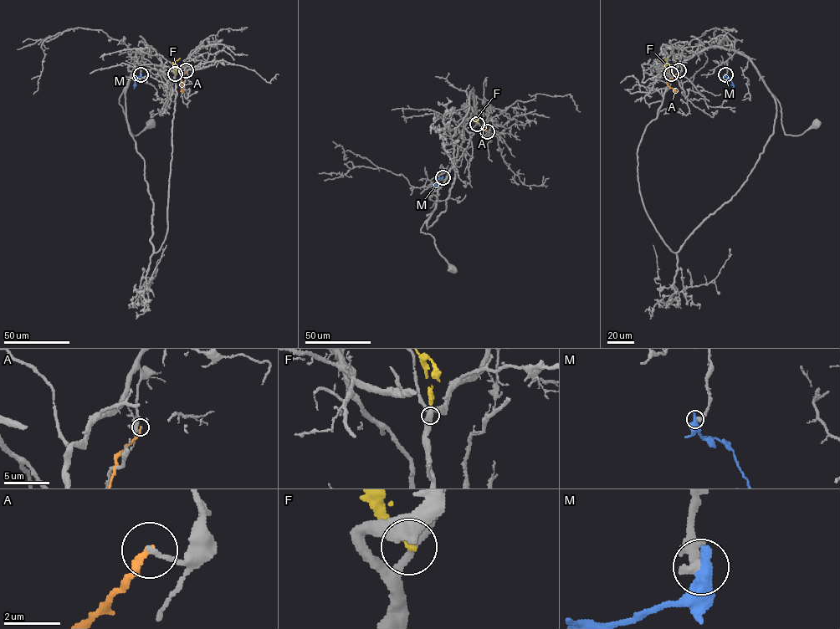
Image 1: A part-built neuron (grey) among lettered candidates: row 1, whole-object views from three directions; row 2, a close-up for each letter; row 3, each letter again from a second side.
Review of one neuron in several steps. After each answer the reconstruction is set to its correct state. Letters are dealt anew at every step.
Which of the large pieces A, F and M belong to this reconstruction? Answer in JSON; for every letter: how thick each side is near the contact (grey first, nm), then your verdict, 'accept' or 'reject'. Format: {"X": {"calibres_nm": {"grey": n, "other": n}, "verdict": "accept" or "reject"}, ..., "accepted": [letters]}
{"A": {"calibres_nm": {"grey": 160, "other": 190}, "verdict": "reject"}, "F": {"calibres_nm": {"grey": 280, "other": 260}, "verdict": "reject"}, "M": {"calibres_nm": {"grey": 420, "other": 550}, "verdict": "reject"}, "accepted": []}

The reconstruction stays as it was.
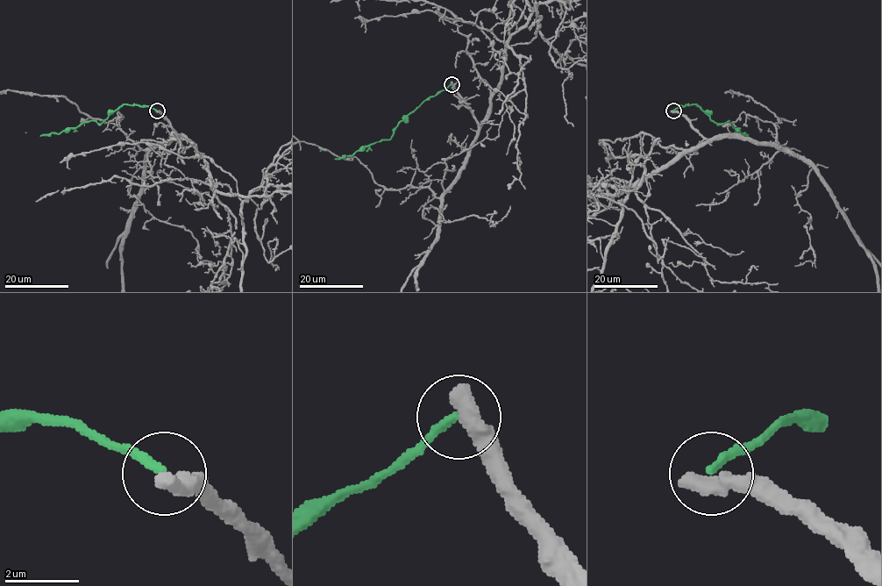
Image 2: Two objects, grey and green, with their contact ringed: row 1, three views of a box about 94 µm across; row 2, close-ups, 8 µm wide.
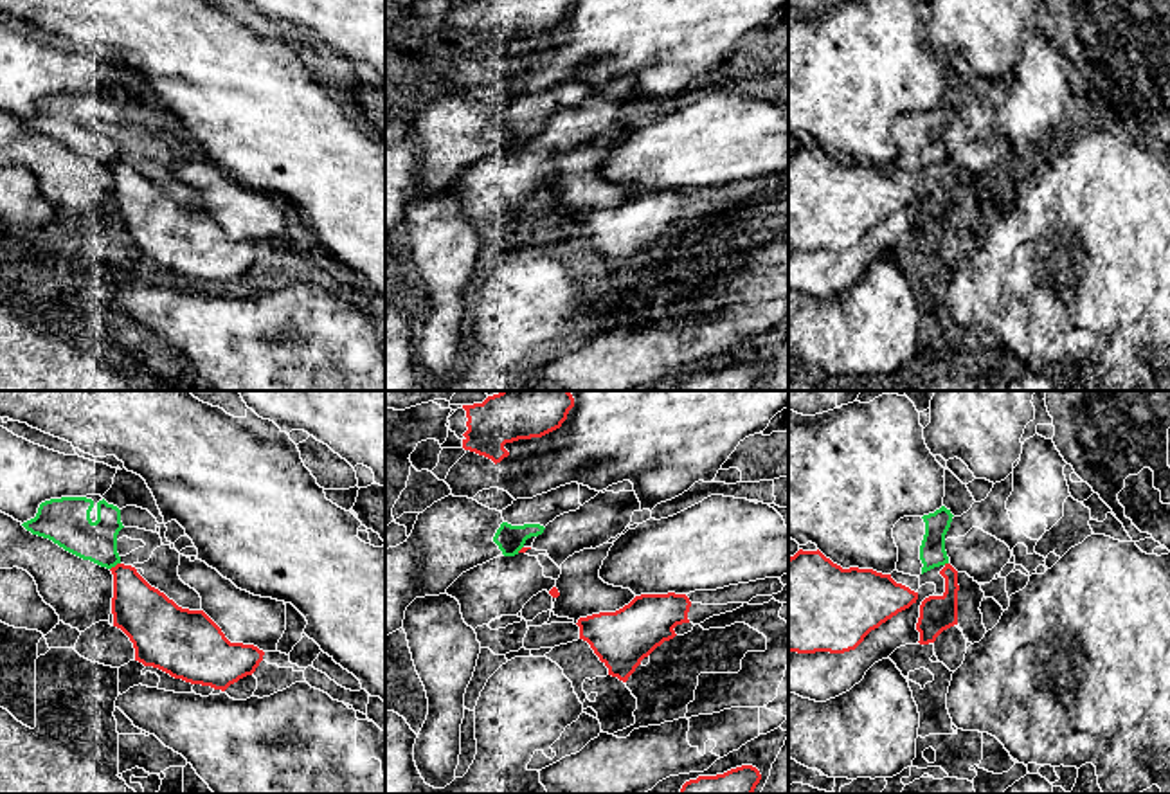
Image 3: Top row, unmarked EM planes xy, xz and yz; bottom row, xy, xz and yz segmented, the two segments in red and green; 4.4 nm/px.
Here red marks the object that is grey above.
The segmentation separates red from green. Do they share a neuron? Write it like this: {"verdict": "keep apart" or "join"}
{"verdict": "keep apart"}

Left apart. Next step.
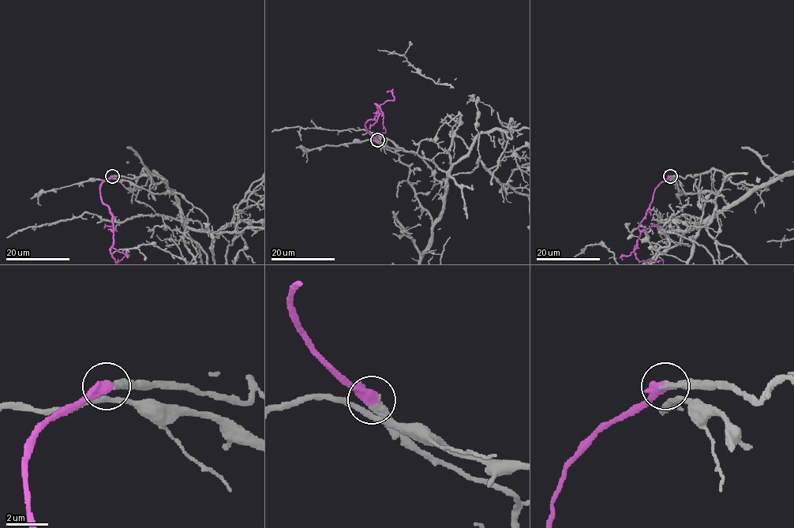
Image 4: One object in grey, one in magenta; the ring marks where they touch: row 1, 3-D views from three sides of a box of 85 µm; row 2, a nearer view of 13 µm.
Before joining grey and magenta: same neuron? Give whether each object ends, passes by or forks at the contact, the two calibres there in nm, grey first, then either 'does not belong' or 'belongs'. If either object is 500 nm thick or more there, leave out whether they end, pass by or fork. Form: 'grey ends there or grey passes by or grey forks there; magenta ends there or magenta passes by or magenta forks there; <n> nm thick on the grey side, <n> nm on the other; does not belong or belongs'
190 nm thick on the grey side, 550 nm on the other; belongs

